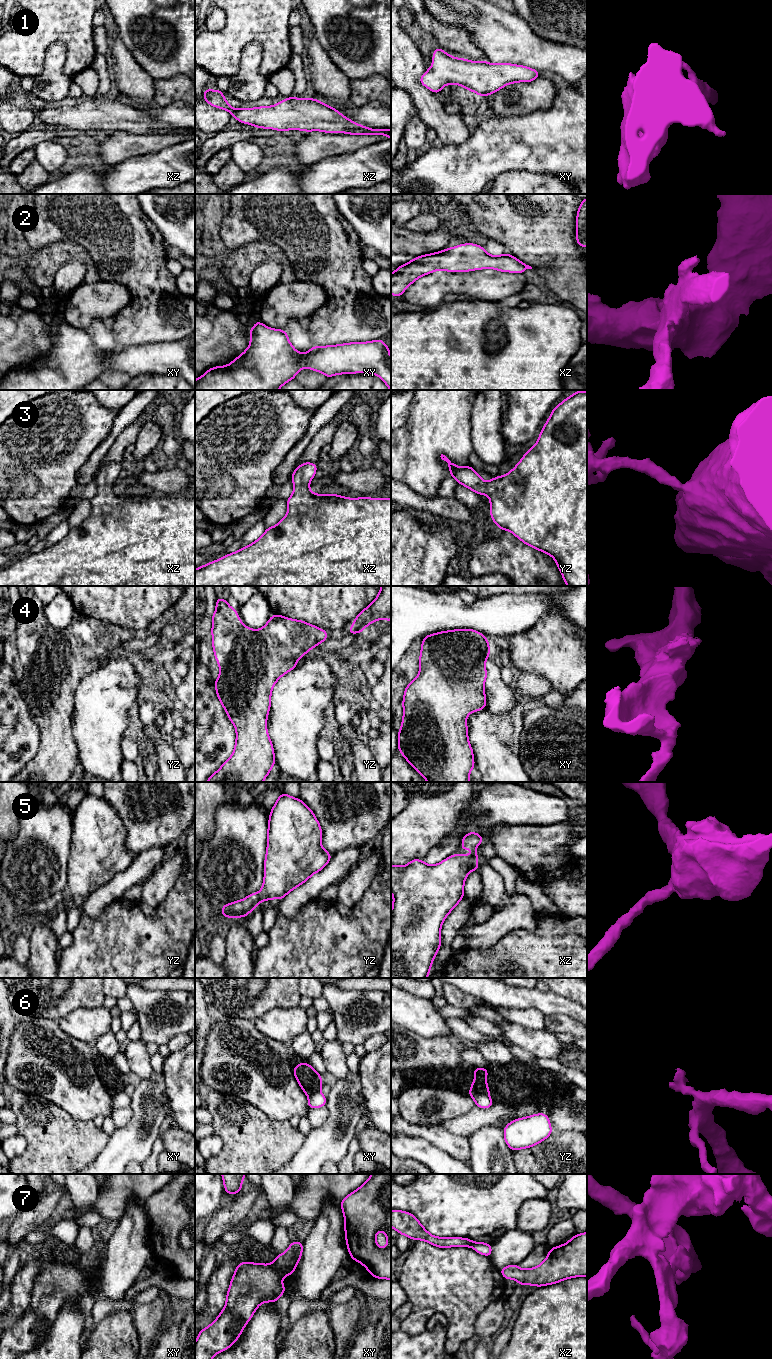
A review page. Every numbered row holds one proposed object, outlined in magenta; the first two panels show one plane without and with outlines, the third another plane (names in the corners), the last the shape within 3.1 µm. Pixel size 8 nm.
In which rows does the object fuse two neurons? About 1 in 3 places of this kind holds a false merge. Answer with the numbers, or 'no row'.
6, 7

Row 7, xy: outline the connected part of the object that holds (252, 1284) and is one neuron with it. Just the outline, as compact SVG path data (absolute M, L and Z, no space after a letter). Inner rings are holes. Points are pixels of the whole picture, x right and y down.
M240 1262L231 1278L225 1307L214 1322L198 1332L195 1359L212 1359L215 1354L229 1349L238 1340L259 1305L265 1302L278 1302L278 1298L284 1293L286 1289L274 1264Z

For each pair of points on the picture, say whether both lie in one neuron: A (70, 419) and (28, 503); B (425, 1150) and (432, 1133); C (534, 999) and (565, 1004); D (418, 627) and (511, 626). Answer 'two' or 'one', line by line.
A: one
B: two
C: one
D: one

